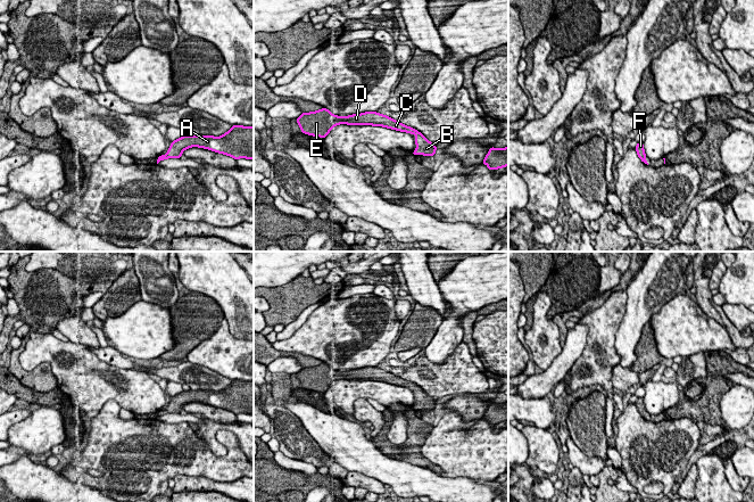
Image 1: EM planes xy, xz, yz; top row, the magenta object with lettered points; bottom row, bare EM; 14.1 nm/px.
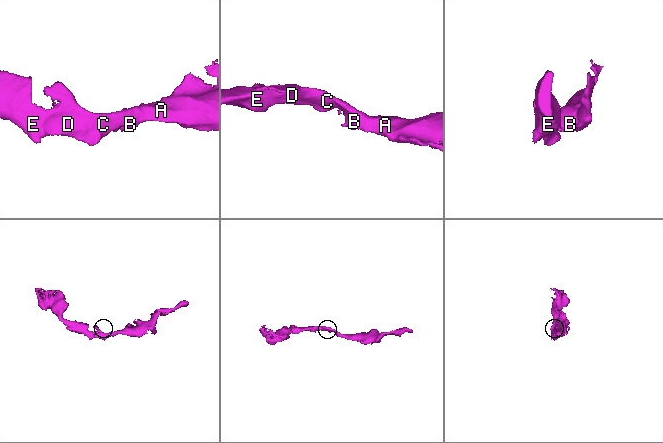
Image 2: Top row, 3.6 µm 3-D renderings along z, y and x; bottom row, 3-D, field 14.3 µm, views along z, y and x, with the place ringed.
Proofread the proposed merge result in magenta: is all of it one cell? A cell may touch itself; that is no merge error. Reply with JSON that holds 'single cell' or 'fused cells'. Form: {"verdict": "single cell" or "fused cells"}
{"verdict": "single cell"}

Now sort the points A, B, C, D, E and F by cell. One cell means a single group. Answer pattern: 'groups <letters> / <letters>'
groups A B C D E F

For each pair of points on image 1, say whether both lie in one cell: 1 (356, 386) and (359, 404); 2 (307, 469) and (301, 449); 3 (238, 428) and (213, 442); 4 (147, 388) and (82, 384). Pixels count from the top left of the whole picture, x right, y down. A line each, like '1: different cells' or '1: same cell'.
1: different cells
2: different cells
3: same cell
4: same cell

